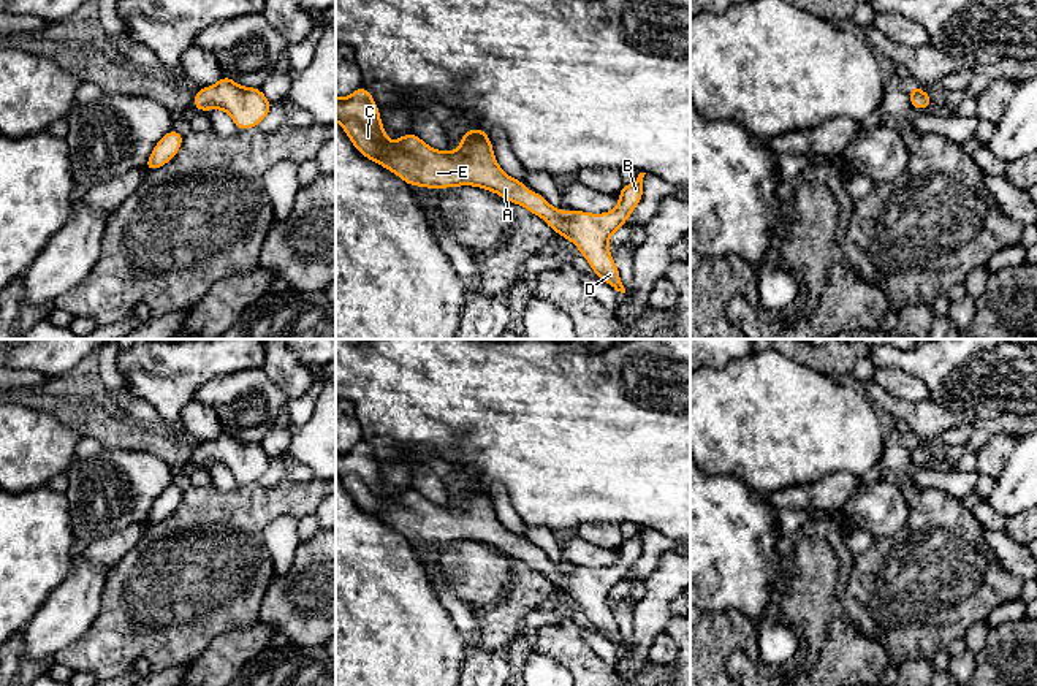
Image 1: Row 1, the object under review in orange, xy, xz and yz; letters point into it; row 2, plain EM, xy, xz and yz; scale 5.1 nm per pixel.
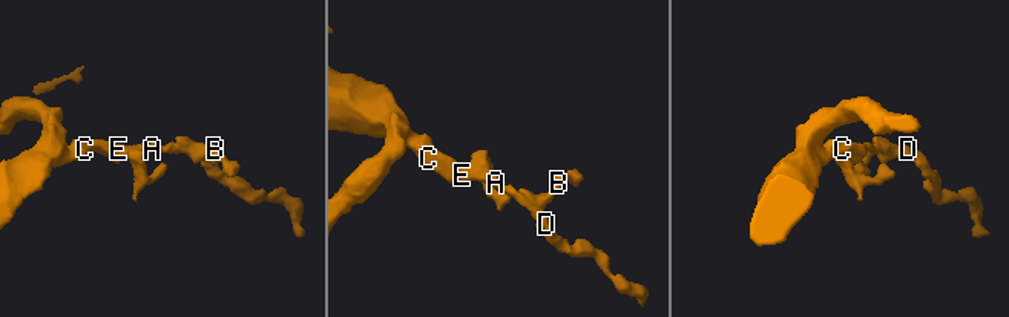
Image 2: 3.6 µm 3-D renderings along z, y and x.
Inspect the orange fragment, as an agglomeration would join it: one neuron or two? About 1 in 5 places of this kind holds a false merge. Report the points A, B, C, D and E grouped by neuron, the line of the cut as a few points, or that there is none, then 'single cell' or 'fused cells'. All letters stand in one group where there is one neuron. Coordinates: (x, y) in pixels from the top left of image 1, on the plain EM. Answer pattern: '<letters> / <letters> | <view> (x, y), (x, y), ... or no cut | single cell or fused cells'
A B C D E | no cut | single cell

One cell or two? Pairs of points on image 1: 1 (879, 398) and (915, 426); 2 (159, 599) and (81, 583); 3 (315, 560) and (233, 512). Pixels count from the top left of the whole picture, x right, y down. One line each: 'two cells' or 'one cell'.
1: one cell
2: two cells
3: two cells

